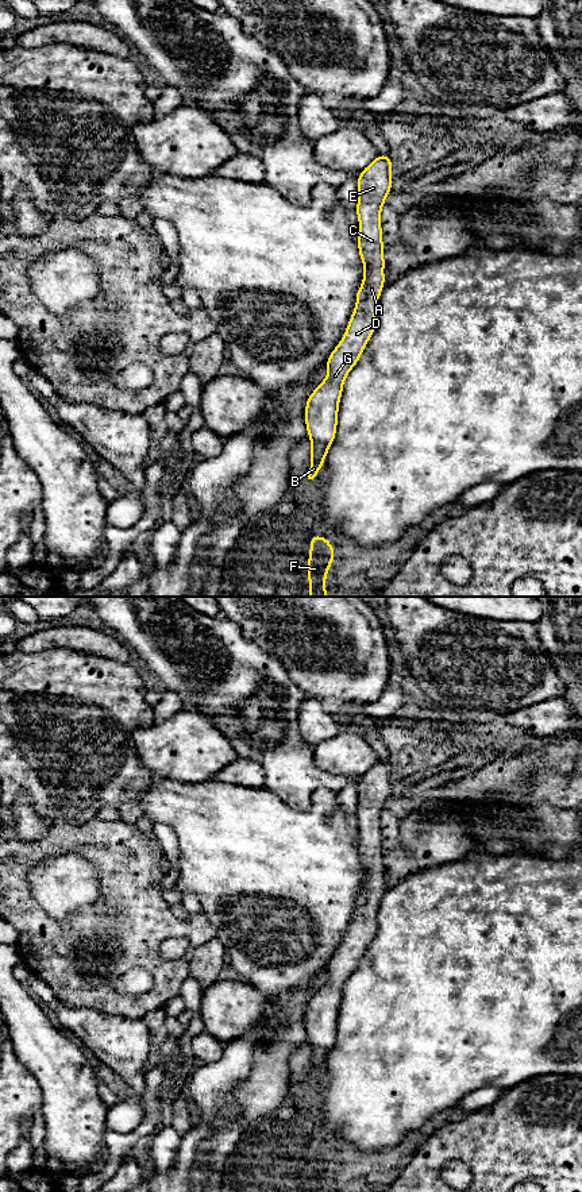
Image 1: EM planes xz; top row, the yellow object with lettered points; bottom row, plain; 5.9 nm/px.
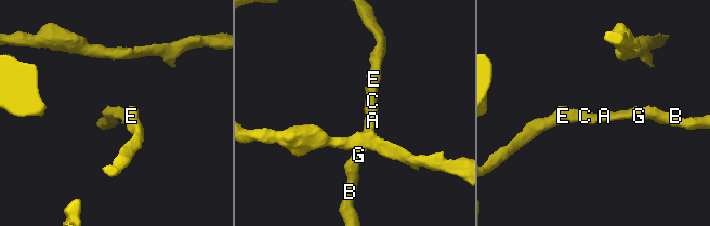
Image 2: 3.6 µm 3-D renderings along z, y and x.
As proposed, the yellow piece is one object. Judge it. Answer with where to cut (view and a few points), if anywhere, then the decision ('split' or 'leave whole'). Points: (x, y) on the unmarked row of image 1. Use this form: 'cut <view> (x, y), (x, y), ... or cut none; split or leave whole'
cut none; leave whole

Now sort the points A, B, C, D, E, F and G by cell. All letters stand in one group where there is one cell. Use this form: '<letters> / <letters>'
A B C D E F G

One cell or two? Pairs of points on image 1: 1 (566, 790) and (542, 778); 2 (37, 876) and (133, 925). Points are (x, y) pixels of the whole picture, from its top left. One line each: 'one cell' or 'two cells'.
1: one cell
2: two cells

